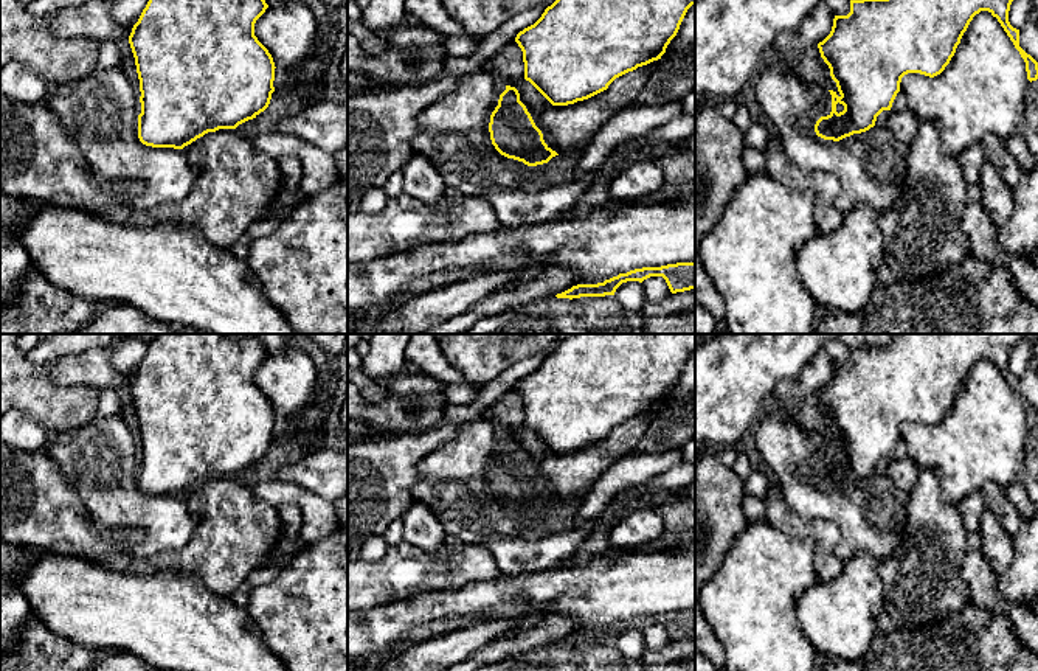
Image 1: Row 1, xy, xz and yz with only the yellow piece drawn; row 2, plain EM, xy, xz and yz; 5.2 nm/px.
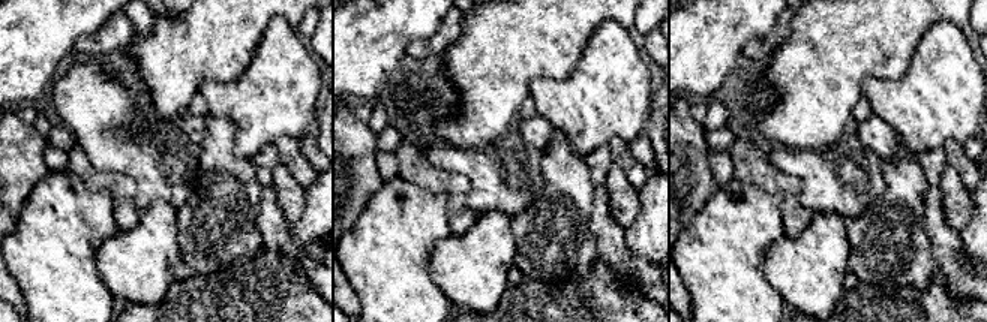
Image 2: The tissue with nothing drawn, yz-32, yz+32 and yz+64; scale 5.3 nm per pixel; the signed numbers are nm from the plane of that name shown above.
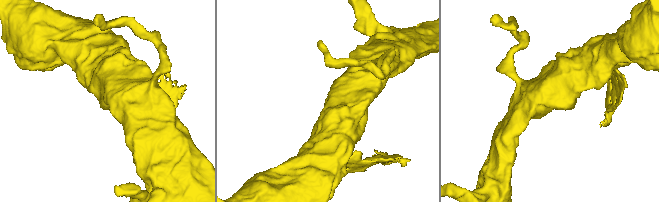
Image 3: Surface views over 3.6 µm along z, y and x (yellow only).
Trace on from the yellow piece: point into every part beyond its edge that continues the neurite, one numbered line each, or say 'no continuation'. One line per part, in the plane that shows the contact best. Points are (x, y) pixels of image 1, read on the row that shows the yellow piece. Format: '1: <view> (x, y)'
no continuation

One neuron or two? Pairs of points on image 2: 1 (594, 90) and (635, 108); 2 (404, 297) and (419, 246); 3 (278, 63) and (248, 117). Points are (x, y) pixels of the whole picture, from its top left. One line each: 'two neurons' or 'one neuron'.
1: one neuron
2: one neuron
3: one neuron

